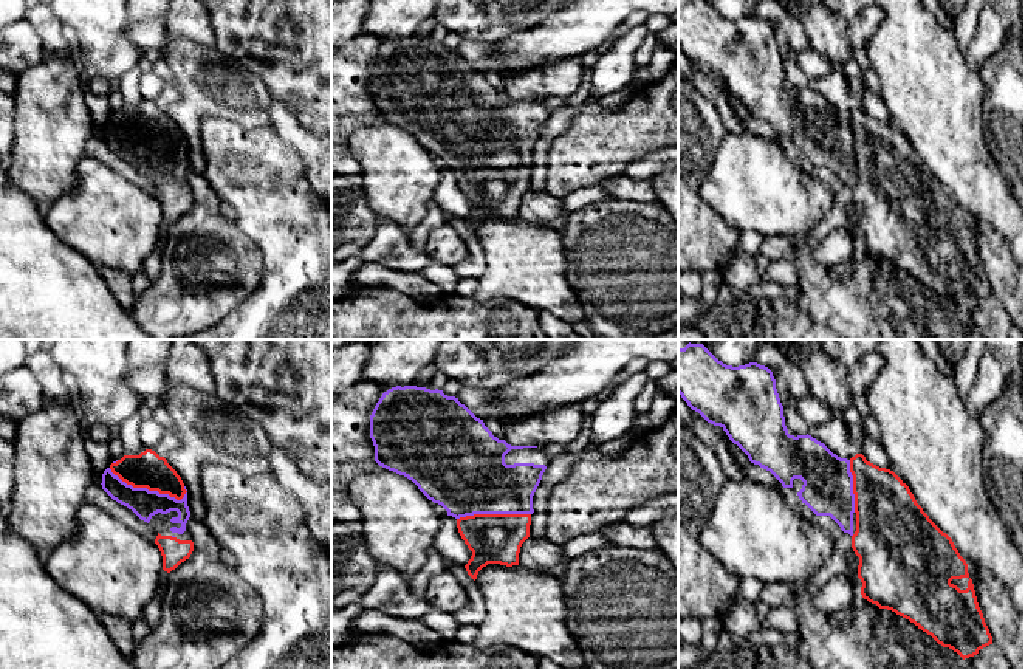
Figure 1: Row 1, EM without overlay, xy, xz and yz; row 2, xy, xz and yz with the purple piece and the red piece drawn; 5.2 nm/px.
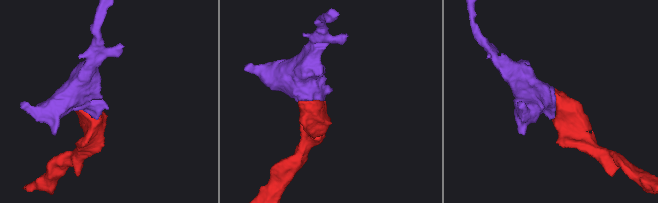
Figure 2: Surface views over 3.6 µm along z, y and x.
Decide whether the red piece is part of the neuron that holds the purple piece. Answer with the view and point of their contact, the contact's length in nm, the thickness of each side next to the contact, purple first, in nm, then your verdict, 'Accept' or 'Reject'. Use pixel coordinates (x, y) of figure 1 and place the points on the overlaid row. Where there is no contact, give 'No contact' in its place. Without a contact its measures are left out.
Touches purple at xy (146, 488). Shared border 420 nm. Thickness 150 nm (purple) against 190 nm. Accept

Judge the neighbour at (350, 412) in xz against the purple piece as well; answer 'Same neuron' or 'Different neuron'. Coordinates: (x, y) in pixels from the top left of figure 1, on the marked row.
Different neuron

